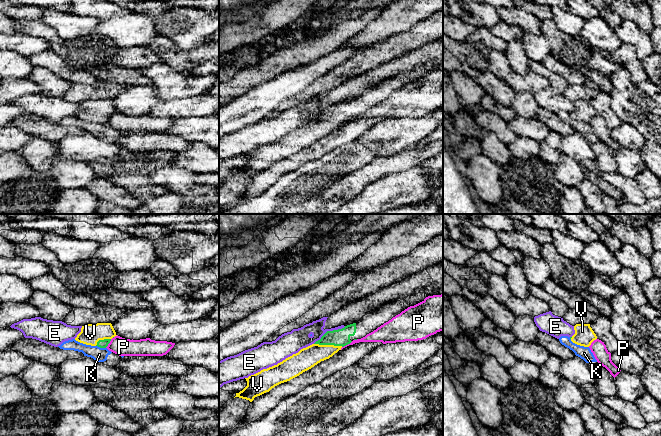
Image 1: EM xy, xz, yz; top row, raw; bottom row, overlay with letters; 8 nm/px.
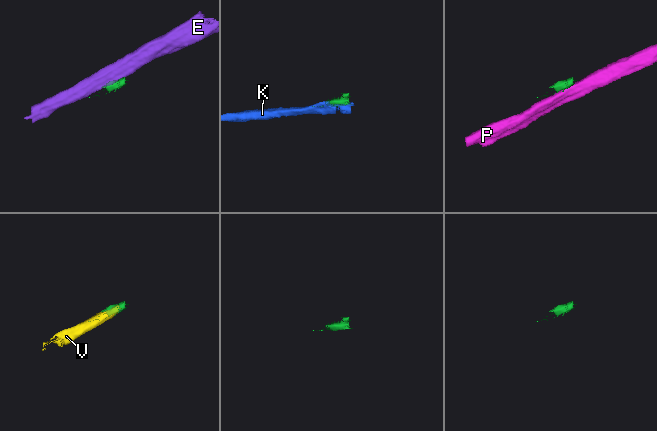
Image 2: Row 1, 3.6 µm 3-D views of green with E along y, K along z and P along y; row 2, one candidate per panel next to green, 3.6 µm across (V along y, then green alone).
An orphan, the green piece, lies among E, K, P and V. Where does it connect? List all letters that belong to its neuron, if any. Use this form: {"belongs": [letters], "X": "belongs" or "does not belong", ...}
{"belongs": ["V"], "E": "does not belong", "K": "does not belong", "P": "does not belong", "V": "belongs"}

